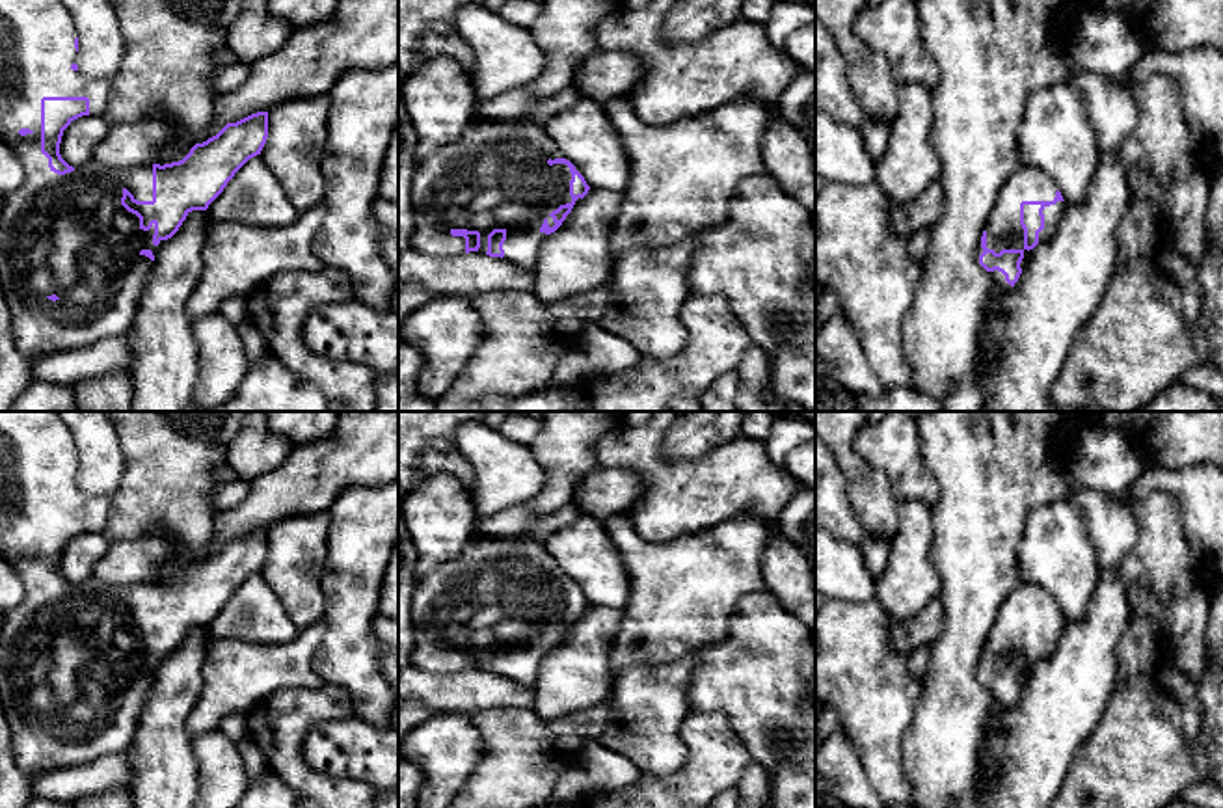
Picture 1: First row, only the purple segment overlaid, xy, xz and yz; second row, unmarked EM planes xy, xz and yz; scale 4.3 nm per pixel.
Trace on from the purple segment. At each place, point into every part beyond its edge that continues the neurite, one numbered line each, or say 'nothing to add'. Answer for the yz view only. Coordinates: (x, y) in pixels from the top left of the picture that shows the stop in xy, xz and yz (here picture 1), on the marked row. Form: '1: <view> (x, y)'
1: yz (1004, 231)

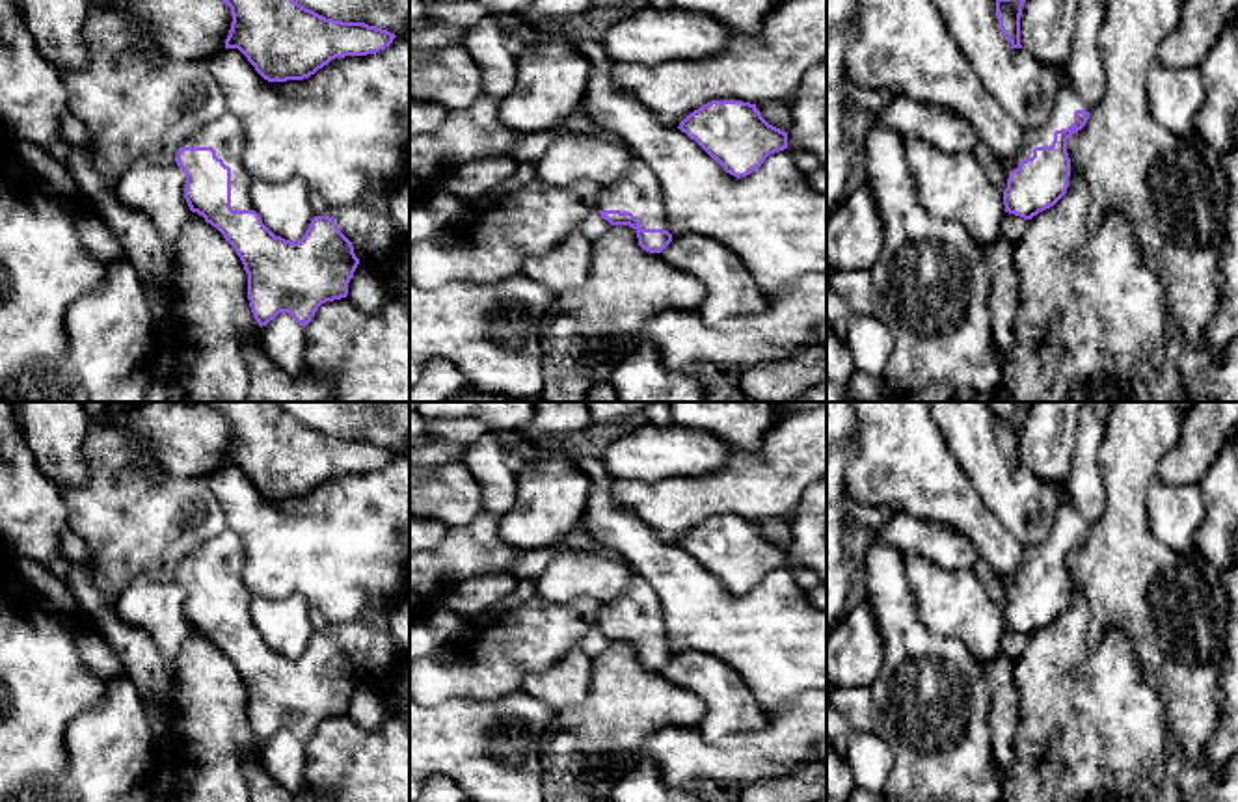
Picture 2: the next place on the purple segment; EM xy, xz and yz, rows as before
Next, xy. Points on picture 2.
1: xy (224, 134)

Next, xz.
1: xz (637, 192)

